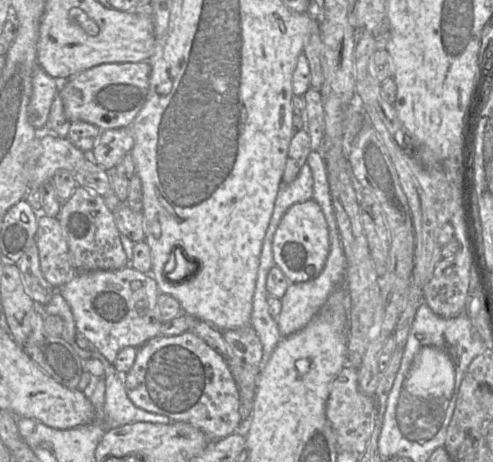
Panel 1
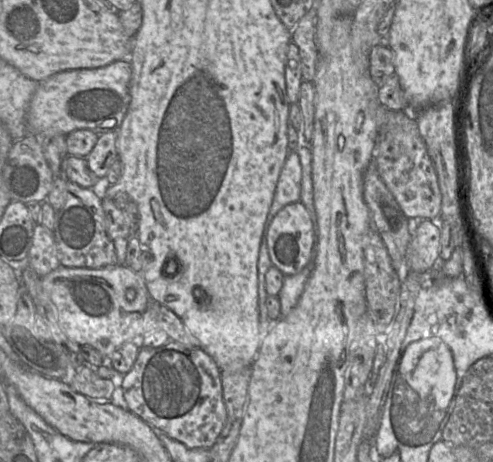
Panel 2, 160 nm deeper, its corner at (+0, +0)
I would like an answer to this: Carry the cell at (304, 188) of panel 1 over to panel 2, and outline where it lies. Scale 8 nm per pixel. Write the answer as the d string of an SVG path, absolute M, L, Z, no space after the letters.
M290 151L281 169L274 196L264 226L264 235L267 237L268 227L273 216L286 205L299 202L301 197L302 167L300 157L296 151Z

